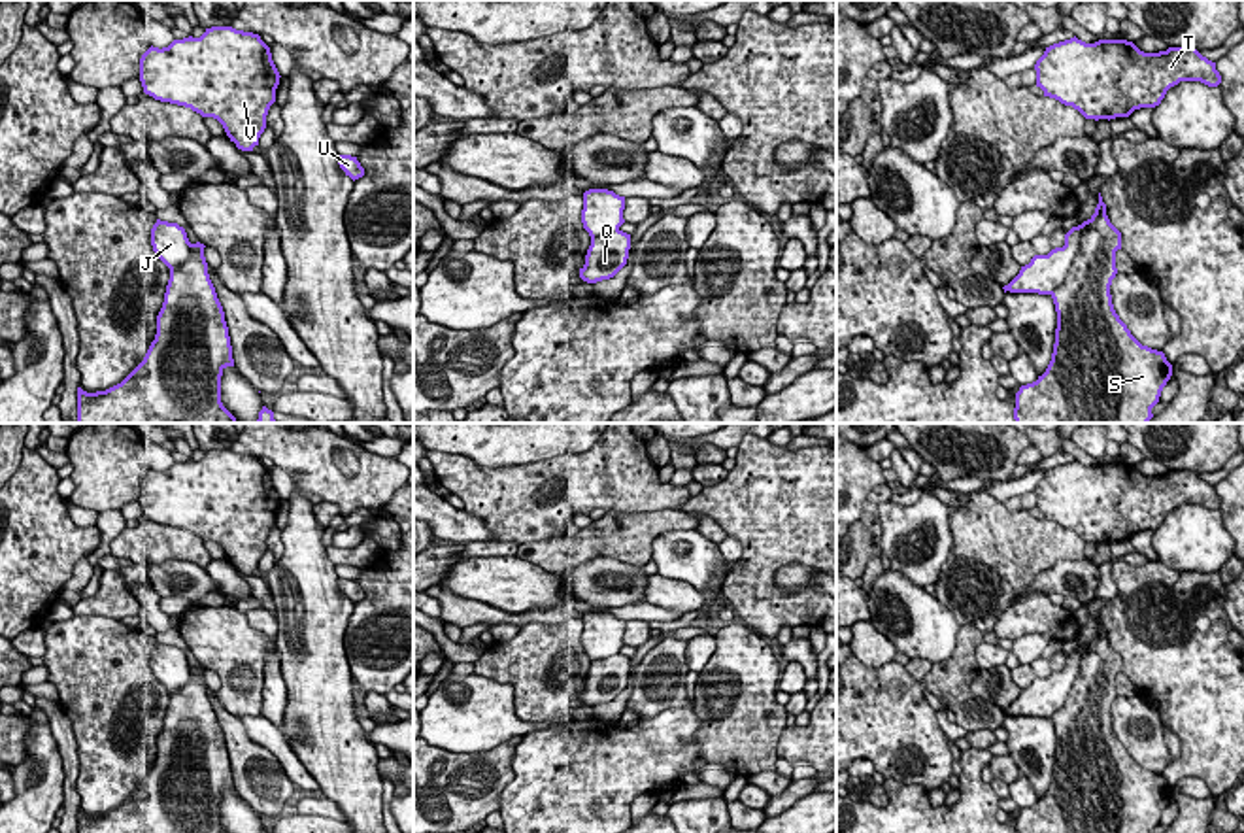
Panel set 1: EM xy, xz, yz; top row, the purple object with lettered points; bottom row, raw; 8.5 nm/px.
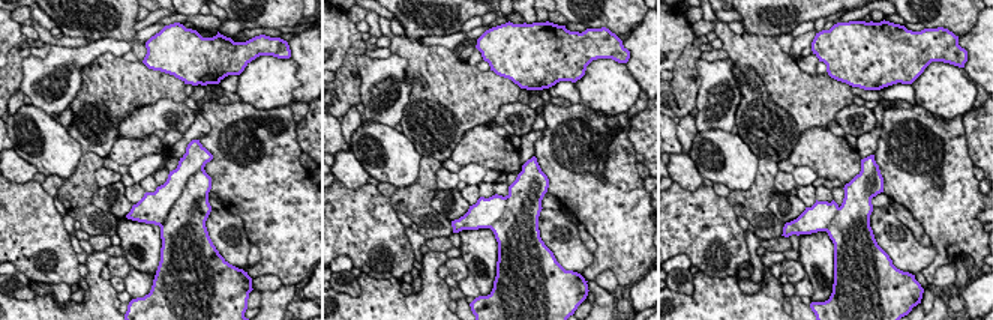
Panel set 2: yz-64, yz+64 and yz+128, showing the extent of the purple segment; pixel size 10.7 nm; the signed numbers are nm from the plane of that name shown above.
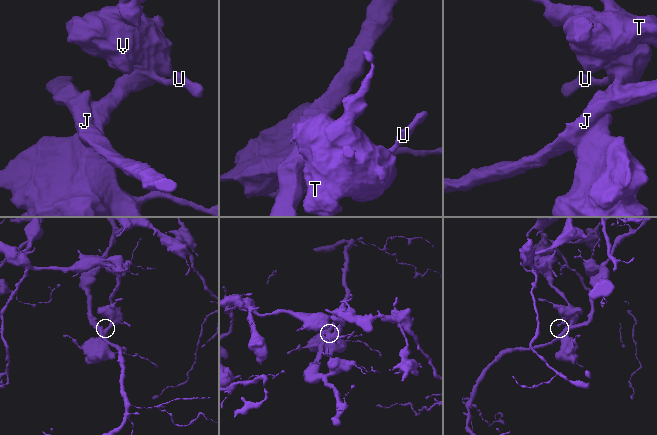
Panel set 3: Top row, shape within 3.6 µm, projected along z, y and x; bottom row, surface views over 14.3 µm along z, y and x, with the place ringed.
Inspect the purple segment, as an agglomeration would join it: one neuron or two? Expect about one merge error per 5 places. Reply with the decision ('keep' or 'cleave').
keep

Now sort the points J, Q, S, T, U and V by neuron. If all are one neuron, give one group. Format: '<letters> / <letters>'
J Q S T U V

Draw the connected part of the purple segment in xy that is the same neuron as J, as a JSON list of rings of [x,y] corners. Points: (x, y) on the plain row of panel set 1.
[[[160,642],[151,652],[151,669],[170,691],[155,763],[121,807],[96,816],[77,810],[77,833],[227,833],[221,799],[234,782],[225,735],[208,697],[206,669],[191,667],[183,650]]]

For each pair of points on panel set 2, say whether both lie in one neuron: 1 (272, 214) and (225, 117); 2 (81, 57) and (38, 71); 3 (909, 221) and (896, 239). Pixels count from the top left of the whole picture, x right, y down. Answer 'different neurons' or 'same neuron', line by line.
1: same neuron
2: same neuron
3: different neurons

